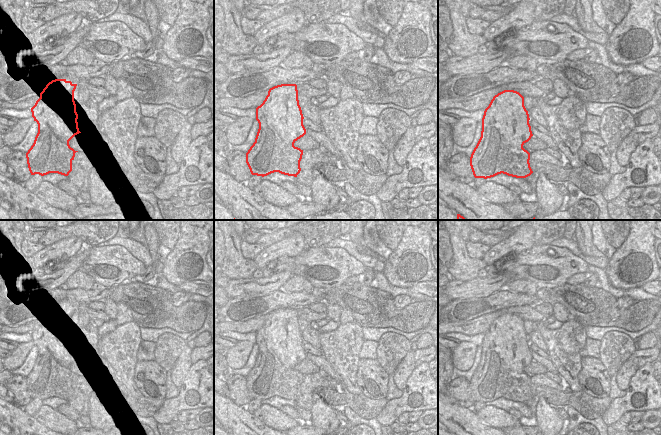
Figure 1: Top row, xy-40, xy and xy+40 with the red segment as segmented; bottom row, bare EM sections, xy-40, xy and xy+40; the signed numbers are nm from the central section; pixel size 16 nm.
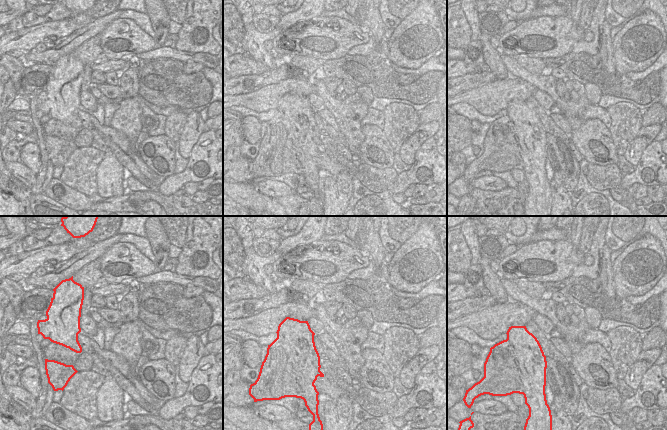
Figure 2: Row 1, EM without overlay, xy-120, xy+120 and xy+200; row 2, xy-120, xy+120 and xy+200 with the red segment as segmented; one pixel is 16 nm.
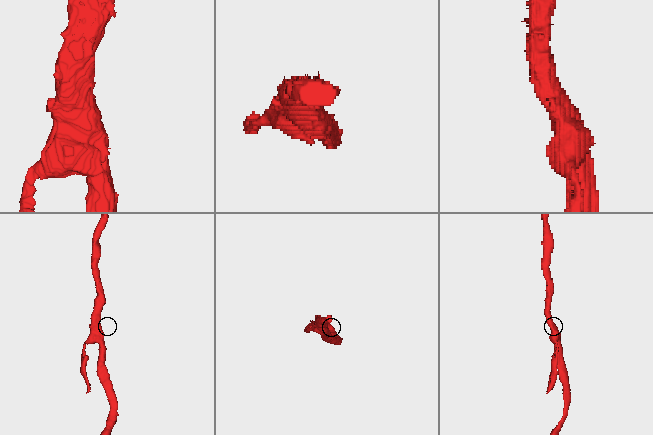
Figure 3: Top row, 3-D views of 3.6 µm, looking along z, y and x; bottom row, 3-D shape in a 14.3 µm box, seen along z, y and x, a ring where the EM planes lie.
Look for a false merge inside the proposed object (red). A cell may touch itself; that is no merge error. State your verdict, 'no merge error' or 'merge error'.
merge error

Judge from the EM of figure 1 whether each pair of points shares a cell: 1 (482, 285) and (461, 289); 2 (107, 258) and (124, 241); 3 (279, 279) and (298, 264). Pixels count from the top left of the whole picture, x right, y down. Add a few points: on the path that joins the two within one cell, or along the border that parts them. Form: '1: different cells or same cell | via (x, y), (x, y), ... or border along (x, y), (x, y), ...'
1: same cell | via (477, 288), (466, 289)
2: different cells | border along (102, 244), (121, 245), (138, 260)
3: different cells | border along (282, 271), (291, 271), (294, 274)

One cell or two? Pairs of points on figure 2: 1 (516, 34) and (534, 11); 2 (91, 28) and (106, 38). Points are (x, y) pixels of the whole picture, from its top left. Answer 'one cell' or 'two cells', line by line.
1: two cells
2: two cells

